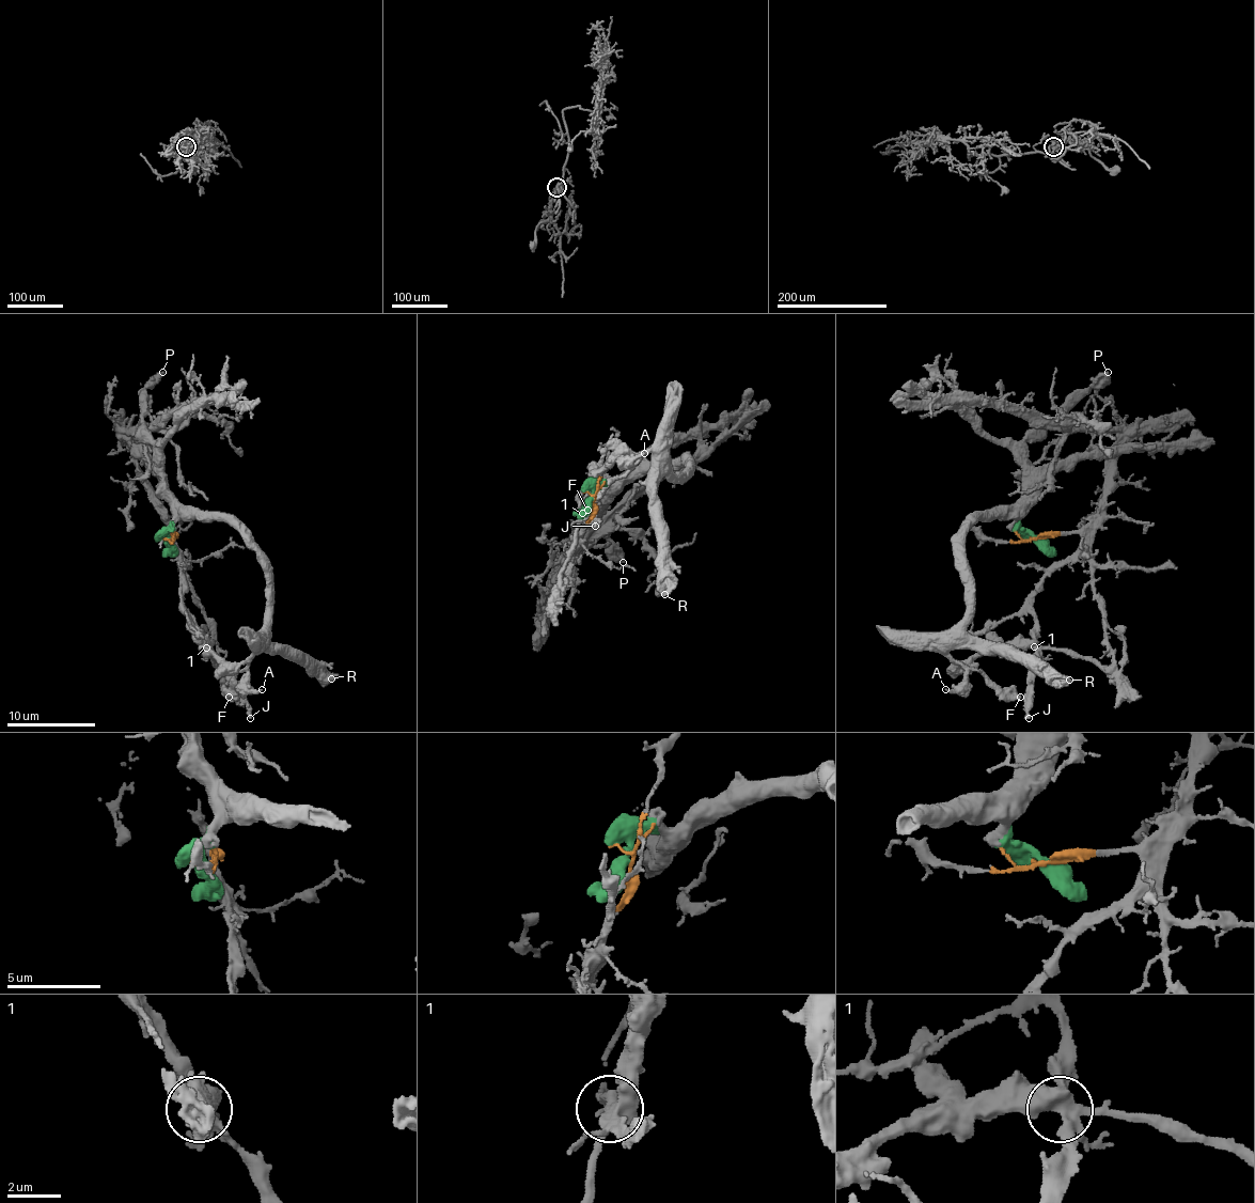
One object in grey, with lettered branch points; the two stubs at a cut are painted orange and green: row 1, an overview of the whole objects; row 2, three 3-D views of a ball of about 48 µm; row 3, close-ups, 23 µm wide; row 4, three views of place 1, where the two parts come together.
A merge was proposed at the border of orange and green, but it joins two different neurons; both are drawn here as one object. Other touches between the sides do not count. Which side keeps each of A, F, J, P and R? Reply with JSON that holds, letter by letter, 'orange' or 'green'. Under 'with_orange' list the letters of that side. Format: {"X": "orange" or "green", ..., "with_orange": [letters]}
{"A": "green", "F": "green", "J": "orange", "P": "green", "R": "green", "with_orange": ["J"]}

